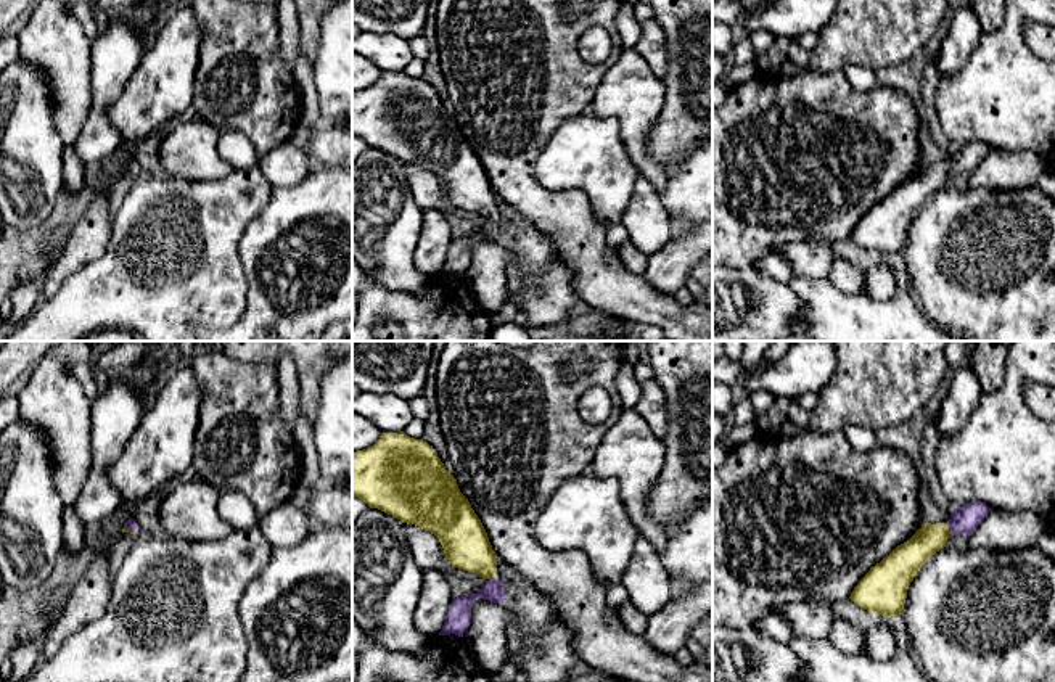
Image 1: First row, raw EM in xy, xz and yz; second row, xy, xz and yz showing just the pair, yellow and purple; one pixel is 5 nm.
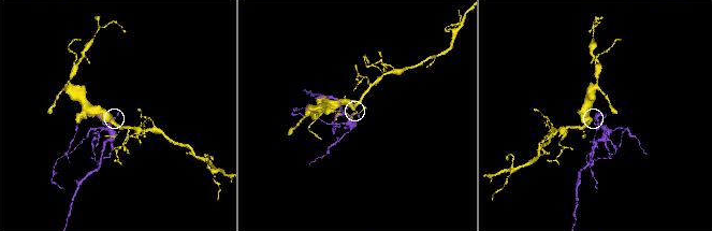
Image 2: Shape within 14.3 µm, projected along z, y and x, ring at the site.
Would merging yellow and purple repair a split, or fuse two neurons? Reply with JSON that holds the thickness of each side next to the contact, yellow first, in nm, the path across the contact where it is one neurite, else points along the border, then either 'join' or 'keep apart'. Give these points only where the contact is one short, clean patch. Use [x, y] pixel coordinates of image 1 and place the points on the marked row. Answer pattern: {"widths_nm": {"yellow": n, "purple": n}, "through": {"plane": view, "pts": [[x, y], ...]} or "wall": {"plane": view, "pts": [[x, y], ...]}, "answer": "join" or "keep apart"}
{"widths_nm": {"yellow": 160, "purple": 140}, "through": {"plane": "yz", "pts": [[909, 557], [930, 538], [948, 528], [964, 520]]}, "answer": "join"}

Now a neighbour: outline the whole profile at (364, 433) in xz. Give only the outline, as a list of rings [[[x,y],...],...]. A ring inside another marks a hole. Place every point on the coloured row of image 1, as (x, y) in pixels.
[[[352,412],[352,452],[372,447],[381,434],[372,421]]]

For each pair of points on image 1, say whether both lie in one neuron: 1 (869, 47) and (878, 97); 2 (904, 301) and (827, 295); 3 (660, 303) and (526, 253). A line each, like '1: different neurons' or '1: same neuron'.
1: different neurons
2: same neuron
3: different neurons

